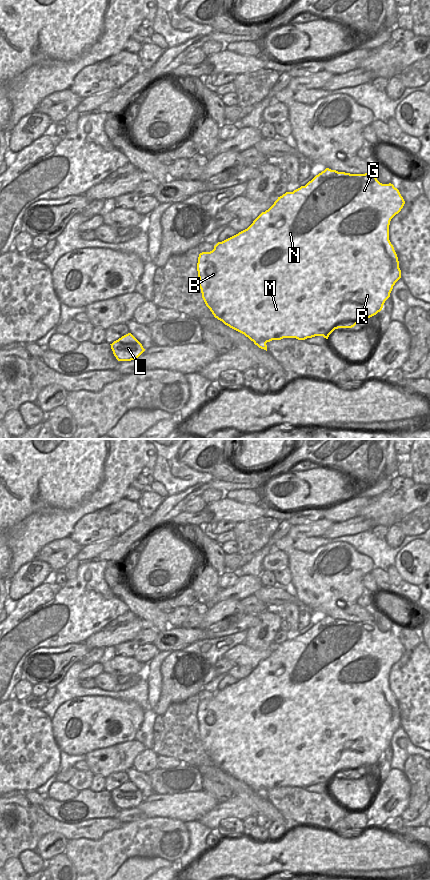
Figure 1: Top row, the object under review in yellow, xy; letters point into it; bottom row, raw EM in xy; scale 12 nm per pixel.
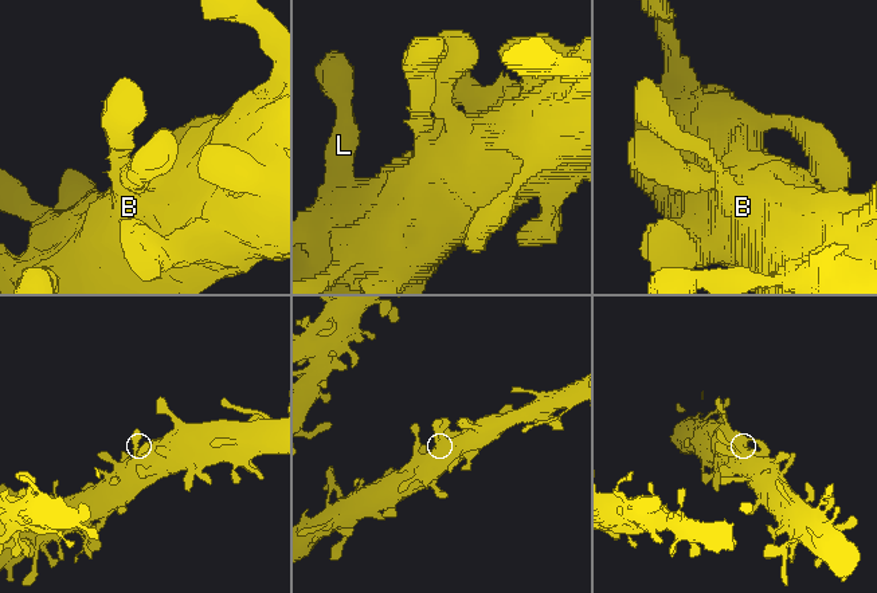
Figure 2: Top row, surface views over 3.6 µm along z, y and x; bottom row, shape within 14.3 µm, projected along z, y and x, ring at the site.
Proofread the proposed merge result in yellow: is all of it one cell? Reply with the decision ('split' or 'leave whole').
leave whole

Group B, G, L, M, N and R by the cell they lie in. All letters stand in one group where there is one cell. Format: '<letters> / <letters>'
B G L M N R

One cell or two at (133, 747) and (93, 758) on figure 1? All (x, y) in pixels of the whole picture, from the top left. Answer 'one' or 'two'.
one

